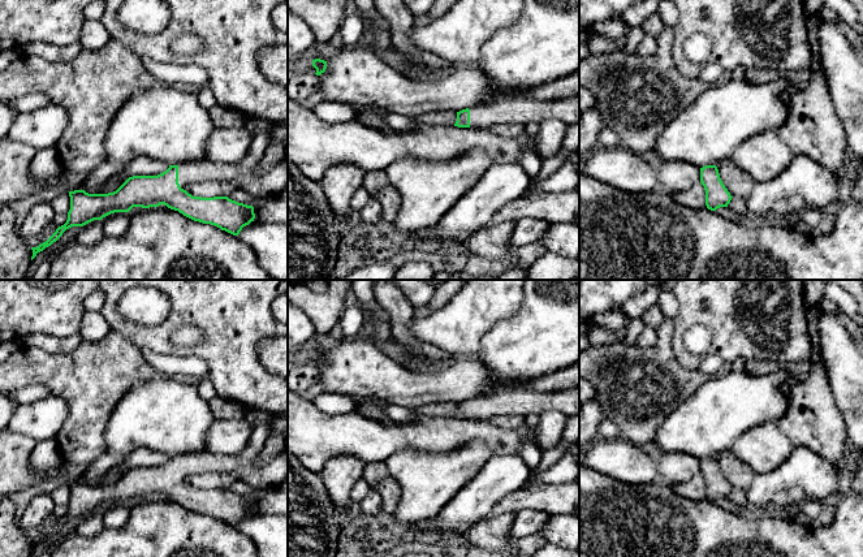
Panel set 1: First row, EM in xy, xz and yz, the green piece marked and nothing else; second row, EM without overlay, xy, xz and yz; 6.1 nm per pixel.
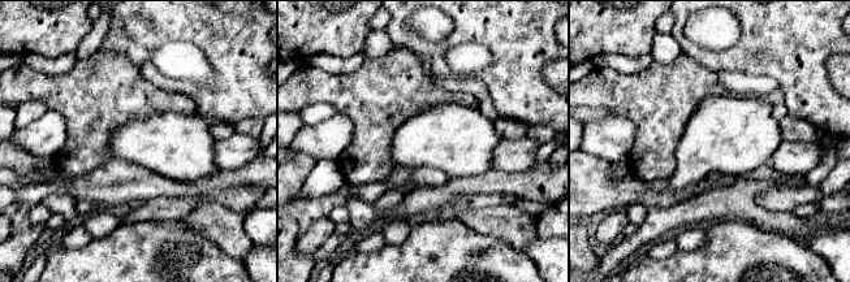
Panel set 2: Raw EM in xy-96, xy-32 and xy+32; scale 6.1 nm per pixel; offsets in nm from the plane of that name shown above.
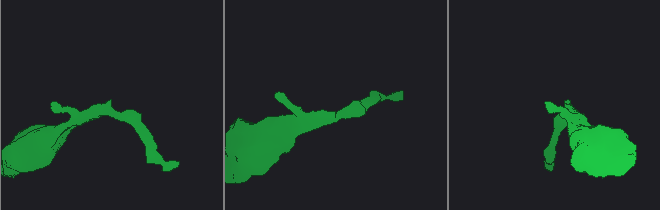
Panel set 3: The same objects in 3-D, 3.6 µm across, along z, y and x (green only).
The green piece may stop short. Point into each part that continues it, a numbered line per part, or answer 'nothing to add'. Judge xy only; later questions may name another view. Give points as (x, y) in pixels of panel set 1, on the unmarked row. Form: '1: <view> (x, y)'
1: xy (263, 475)

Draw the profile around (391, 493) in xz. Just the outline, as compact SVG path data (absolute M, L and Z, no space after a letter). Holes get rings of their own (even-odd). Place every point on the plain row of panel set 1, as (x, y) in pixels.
M384 480L376 485L372 485L371 488L375 488L379 491L383 498L381 505L381 513L390 517L401 498L401 488L394 480Z

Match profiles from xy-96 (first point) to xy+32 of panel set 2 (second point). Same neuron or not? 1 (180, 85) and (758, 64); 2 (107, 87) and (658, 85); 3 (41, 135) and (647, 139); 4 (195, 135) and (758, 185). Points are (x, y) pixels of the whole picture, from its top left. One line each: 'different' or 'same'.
1: same
2: same
3: different
4: different

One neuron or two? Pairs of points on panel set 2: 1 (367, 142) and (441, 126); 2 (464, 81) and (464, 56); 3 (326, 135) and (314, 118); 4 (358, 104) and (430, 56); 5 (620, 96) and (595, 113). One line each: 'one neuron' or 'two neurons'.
1: two neurons
2: one neuron
3: two neurons
4: two neurons
5: two neurons

